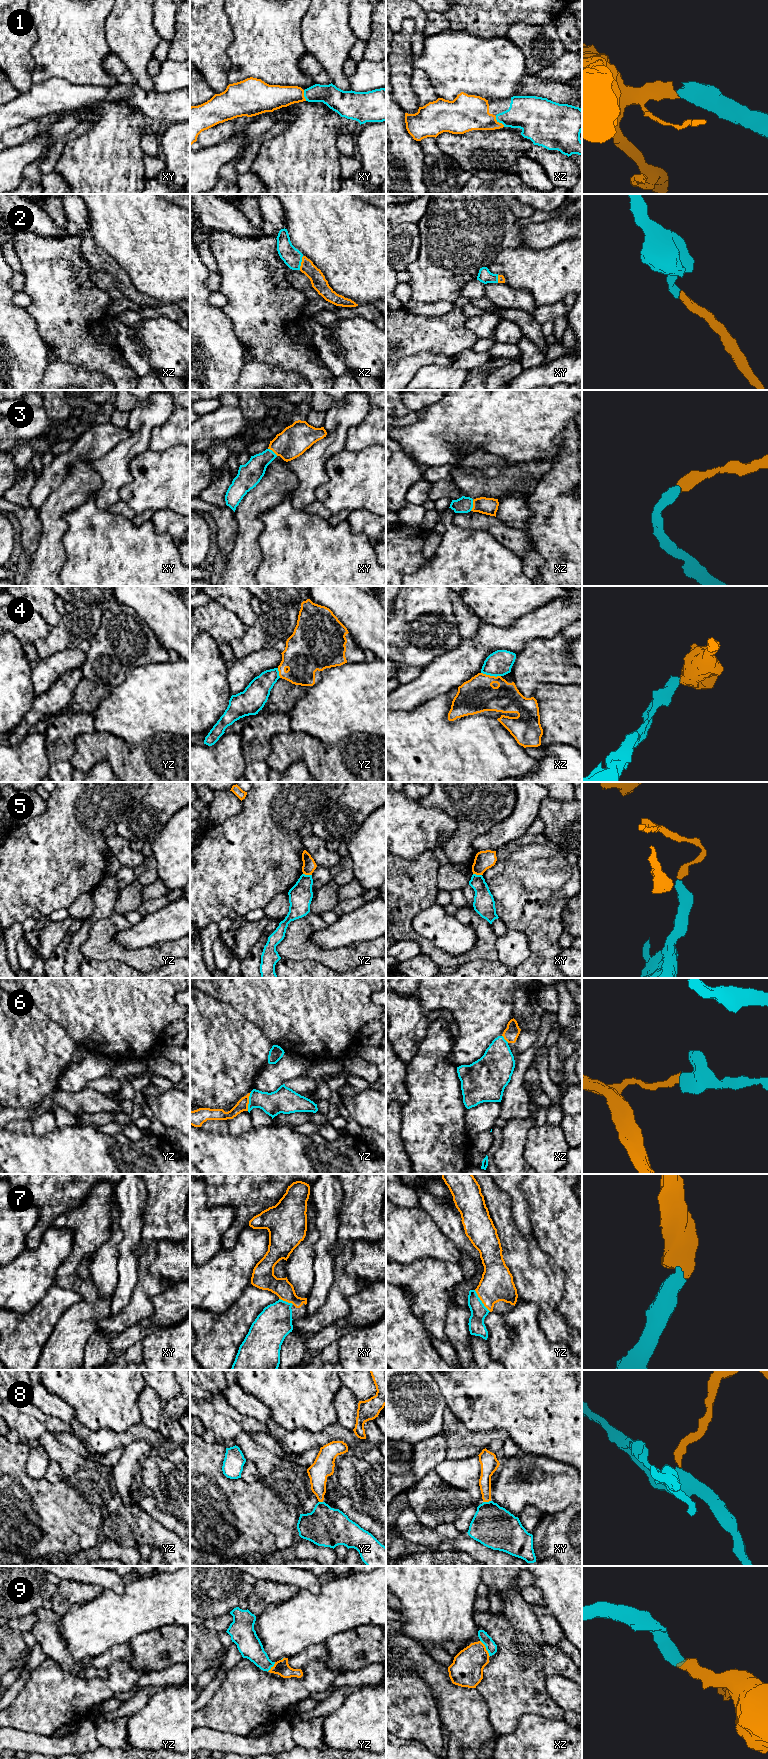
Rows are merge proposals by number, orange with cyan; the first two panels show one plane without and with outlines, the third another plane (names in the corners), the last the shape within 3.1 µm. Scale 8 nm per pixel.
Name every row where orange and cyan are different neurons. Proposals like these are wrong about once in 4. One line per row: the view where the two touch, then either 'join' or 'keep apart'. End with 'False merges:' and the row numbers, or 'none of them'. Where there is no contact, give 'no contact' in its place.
1: contact in xz; join
2: contact in xz; join
3: contact in xz; join
4: contact in xz; keep apart
5: contact in yz; keep apart
6: contact in yz; keep apart
7: contact in yz; join
8: contact in xy; keep apart
9: contact in xz; join
False merges: 4, 5, 6, 8

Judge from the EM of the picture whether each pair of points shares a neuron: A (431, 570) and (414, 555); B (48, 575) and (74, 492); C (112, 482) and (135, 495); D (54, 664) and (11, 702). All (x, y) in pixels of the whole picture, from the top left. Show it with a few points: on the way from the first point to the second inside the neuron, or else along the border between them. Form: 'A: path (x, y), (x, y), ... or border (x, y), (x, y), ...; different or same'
A: border (427, 559), (415, 571), (404, 575); different
B: path (50, 554), (53, 513); same
C: border (128, 464), (131, 480), (120, 489), (119, 499); different
D: border (32, 665), (32, 689), (35, 695); different

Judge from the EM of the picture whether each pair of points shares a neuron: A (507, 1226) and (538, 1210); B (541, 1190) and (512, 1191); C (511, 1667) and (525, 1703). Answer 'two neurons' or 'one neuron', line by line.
A: two neurons
B: two neurons
C: one neuron

